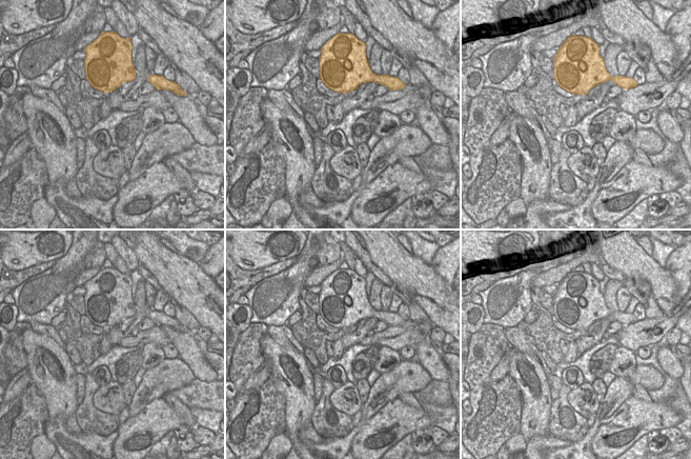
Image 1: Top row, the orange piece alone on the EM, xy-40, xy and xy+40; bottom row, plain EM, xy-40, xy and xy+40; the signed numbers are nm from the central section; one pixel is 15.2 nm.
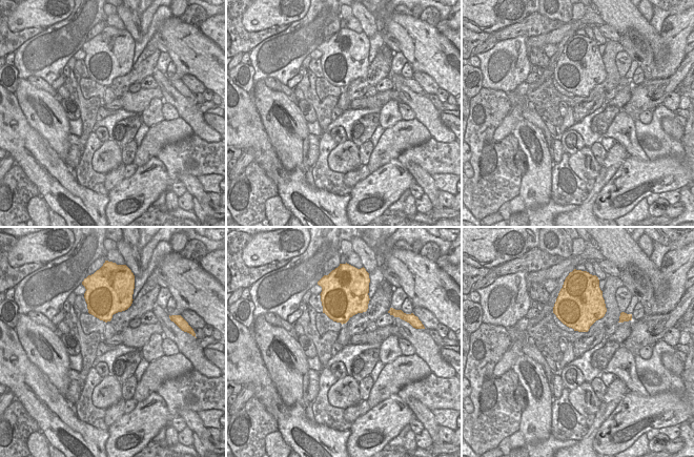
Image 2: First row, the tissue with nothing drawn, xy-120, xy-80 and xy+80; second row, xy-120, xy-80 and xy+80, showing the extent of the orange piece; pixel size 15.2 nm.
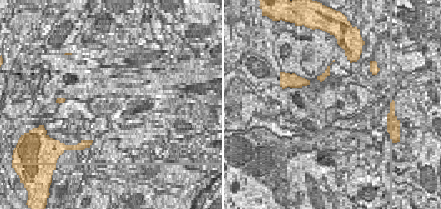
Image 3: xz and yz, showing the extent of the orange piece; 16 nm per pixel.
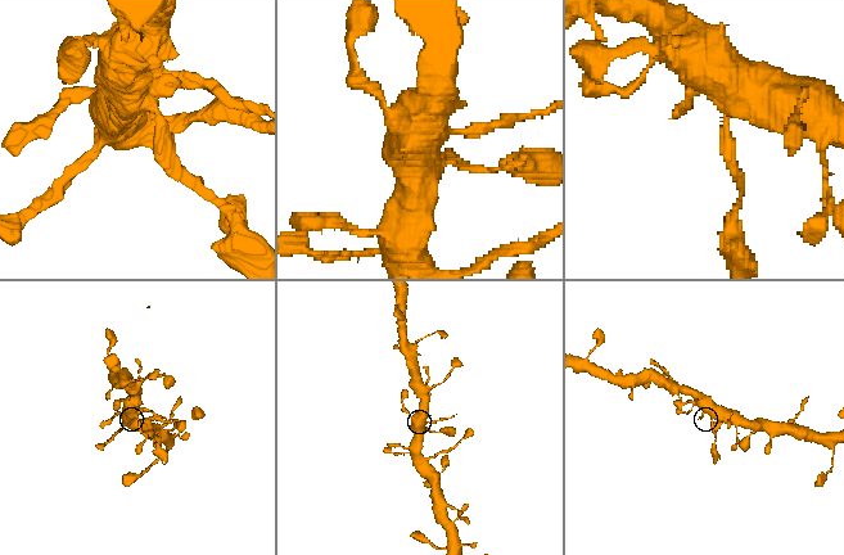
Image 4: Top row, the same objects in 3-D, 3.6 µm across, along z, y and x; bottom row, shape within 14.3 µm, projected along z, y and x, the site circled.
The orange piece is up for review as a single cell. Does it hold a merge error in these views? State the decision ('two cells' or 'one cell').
one cell

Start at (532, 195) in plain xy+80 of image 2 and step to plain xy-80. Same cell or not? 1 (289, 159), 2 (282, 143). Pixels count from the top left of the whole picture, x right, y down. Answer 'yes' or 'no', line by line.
1: yes
2: yes

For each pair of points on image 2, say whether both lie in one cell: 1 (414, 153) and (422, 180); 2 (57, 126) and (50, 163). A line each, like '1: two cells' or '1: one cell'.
1: two cells
2: two cells

